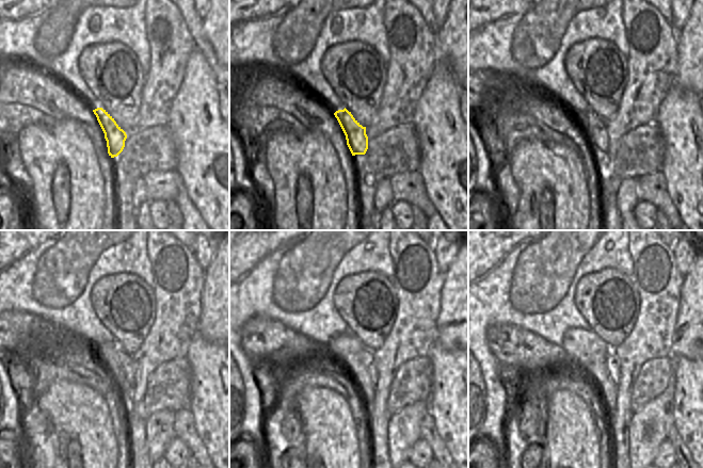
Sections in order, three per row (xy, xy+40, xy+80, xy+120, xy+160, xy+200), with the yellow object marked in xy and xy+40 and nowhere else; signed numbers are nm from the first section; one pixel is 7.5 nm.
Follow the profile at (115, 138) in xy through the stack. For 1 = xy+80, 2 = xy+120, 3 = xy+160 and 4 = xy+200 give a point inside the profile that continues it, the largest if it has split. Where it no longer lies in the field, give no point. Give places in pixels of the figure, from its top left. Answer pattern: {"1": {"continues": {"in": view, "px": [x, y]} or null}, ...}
{"1": {"continues": {"in": "xy+80", "px": [595, 128]}}, "2": {"continues": {"in": "xy+120", "px": [118, 364]}}, "3": {"continues": {"in": "xy+160", "px": [366, 356]}}, "4": {"continues": {"in": "xy+200", "px": [612, 364]}}}

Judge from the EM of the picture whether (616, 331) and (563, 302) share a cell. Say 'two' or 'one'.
two

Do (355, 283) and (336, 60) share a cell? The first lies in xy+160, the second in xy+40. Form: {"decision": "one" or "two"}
{"decision": "one"}

